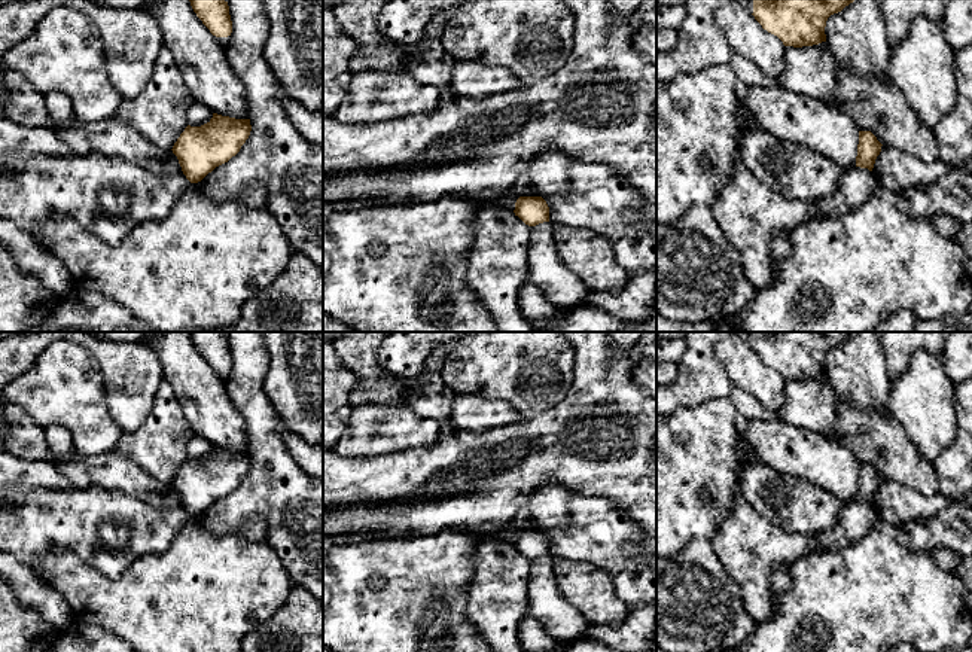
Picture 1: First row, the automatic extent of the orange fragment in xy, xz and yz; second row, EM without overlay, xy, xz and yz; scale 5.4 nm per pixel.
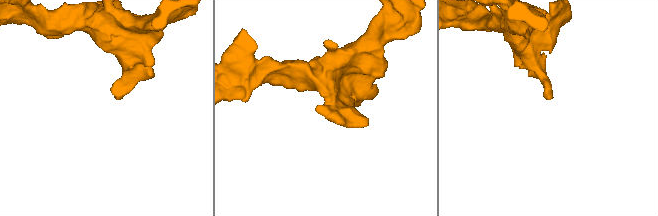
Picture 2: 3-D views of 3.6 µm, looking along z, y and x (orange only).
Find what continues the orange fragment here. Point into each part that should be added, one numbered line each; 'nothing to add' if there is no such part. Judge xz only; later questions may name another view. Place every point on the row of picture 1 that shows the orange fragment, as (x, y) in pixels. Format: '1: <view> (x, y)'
nothing to add

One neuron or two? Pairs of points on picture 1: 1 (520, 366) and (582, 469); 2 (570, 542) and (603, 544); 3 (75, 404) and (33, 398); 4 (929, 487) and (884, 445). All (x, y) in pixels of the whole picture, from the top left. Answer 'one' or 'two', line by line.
1: two
2: one
3: one
4: one

